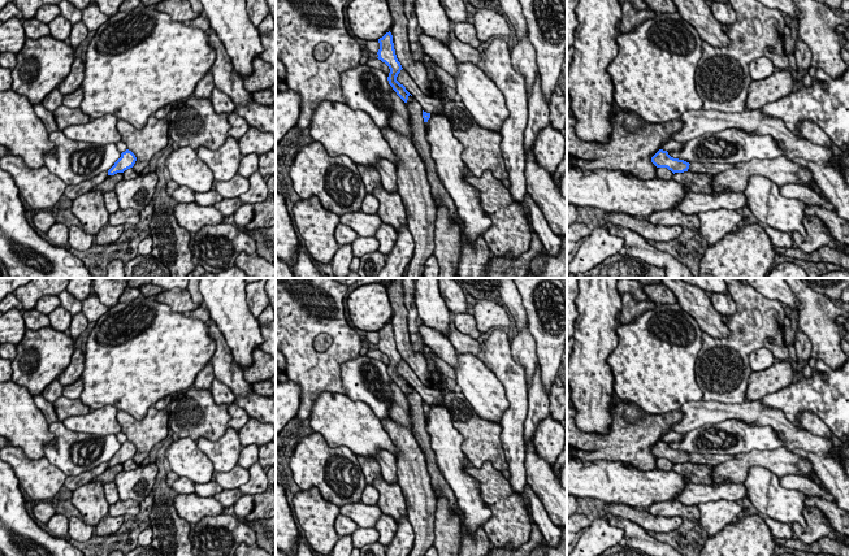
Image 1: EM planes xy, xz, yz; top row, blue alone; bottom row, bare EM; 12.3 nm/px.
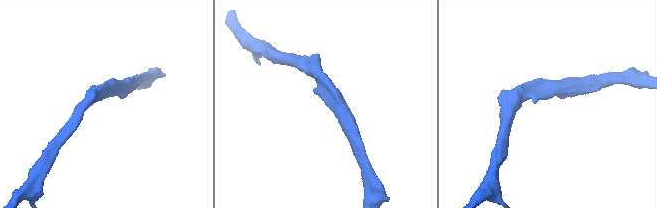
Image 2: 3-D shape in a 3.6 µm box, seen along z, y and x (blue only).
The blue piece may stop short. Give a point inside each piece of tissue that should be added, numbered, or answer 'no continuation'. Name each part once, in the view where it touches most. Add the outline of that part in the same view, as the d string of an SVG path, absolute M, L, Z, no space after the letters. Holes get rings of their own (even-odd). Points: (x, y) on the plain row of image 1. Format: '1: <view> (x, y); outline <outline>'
no continuation

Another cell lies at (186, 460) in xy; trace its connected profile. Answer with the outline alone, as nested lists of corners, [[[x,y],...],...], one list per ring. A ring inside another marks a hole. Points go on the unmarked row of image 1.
[[[181,438],[172,442],[165,449],[172,472],[186,477],[195,483],[195,494],[202,498],[213,498],[224,488],[212,478],[212,461],[199,448],[196,440]]]

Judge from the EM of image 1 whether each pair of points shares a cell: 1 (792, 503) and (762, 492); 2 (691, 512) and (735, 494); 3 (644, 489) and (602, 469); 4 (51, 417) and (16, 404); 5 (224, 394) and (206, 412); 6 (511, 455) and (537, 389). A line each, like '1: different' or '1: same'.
1: same
2: different
3: same
4: same
5: same
6: different

